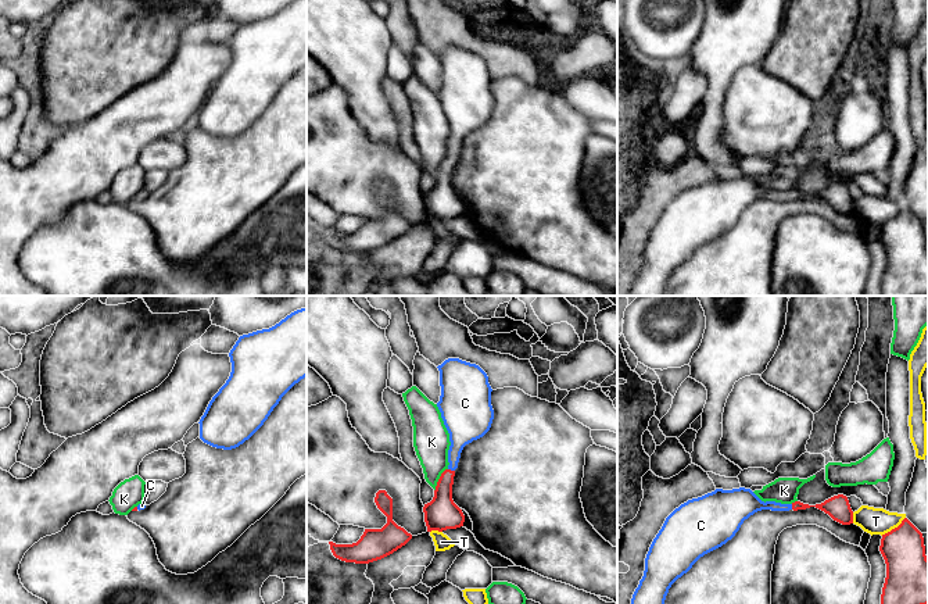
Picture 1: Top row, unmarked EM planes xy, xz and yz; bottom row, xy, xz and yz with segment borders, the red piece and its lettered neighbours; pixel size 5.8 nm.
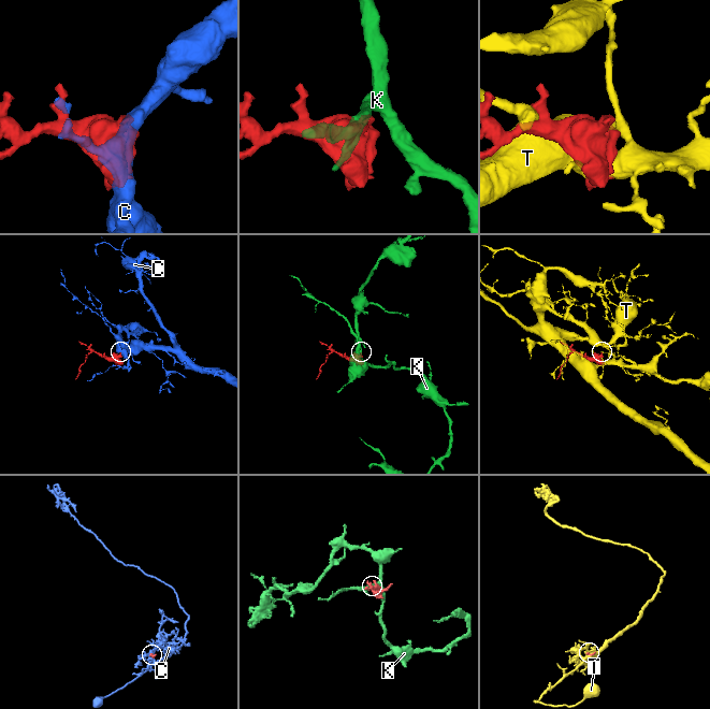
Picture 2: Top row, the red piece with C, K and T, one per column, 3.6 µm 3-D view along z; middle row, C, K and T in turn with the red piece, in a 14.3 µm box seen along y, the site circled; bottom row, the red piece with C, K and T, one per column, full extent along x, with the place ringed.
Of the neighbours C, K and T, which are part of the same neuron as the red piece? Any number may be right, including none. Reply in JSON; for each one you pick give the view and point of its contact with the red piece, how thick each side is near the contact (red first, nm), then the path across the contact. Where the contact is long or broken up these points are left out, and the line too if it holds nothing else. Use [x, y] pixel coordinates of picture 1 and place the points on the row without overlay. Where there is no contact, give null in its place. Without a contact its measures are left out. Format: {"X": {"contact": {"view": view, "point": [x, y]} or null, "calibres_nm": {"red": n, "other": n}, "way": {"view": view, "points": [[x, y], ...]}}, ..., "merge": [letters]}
{"C": {"contact": {"view": "xz", "point": [450, 158]}, "calibres_nm": {"red": 180, "other": 170}, "way": {"view": "xz", "points": [[441, 200], [443, 179], [450, 158], [459, 124], [464, 118]]}}, "merge": ["C"]}

